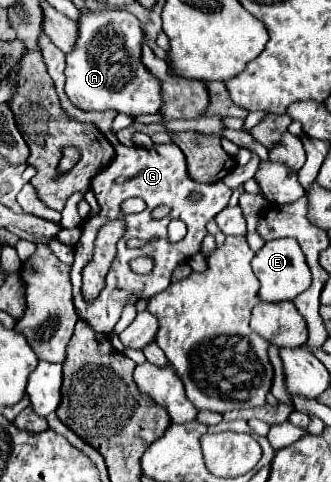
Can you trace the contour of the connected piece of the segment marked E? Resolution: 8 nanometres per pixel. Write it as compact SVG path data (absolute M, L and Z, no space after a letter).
M280 238L280 240L266 242L252 258L252 270L260 280L258 294L262 302L294 300L298 294L302 294L310 286L310 280L312 280L306 258L294 238Z

